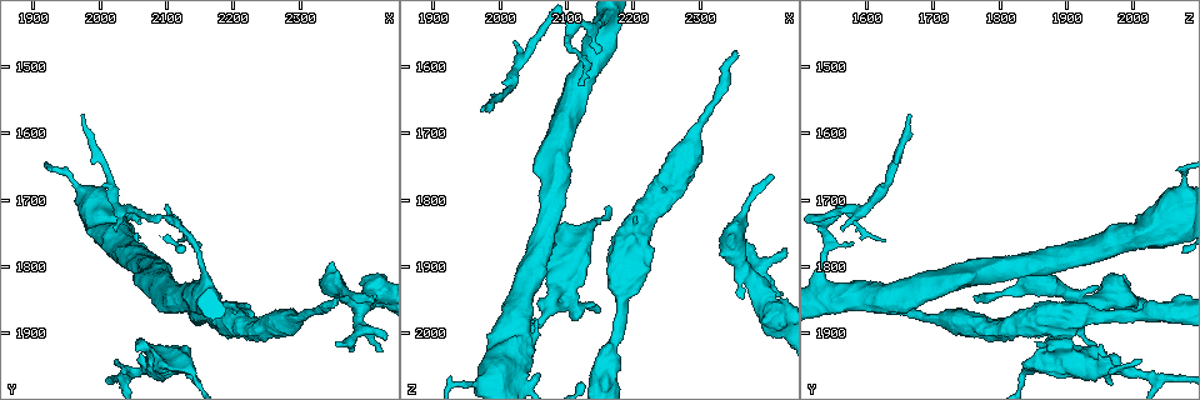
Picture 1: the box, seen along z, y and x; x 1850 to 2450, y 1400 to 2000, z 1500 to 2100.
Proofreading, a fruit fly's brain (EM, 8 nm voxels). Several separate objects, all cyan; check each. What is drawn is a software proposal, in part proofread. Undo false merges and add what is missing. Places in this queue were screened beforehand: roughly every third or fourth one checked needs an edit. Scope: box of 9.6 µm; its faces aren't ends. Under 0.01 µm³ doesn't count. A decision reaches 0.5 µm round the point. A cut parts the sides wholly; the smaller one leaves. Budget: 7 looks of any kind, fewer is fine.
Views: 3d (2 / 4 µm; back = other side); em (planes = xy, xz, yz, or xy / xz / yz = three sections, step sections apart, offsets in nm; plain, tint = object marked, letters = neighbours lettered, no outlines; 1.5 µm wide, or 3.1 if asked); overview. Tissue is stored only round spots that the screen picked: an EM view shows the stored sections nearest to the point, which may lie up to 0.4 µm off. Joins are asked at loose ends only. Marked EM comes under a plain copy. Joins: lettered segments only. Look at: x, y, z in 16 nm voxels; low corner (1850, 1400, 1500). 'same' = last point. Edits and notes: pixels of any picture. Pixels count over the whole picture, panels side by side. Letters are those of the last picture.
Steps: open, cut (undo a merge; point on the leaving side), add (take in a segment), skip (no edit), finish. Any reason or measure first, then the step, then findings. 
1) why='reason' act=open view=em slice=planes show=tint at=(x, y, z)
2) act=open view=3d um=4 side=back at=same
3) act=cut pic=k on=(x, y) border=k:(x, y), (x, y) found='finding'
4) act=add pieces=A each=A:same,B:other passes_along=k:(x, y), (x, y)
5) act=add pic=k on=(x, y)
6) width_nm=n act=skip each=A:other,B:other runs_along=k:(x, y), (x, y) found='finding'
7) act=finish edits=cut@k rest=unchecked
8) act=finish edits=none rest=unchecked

why='an open end' act=open view=em slice=xz step=4 show=letters at=(2115, 1760, 1625)

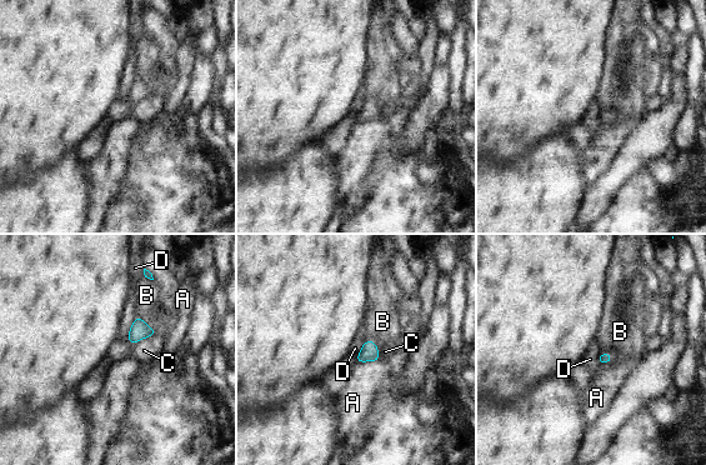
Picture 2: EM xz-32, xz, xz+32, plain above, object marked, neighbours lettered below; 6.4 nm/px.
act=skip each=A:other,B:other,C:other,D:other border=2:(126, 334), (133, 344), (153, 335) found='no lettered segment goes on from it'

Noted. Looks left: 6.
why='branch stops here' act=open view=3d um=4 at=(2055, 1920, 1870)

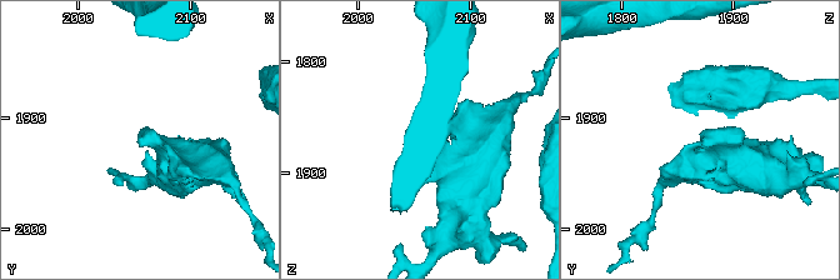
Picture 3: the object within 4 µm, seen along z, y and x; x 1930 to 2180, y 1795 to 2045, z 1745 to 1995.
act=open view=em slice=xz step=8 show=letters at=(2054, 1926, 1870)

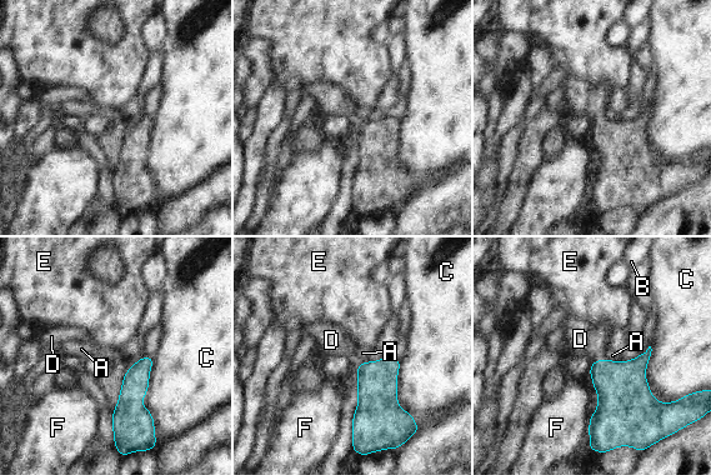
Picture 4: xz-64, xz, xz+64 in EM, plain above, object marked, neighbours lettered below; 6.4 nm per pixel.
act=open view=em slice=planes show=letters at=same

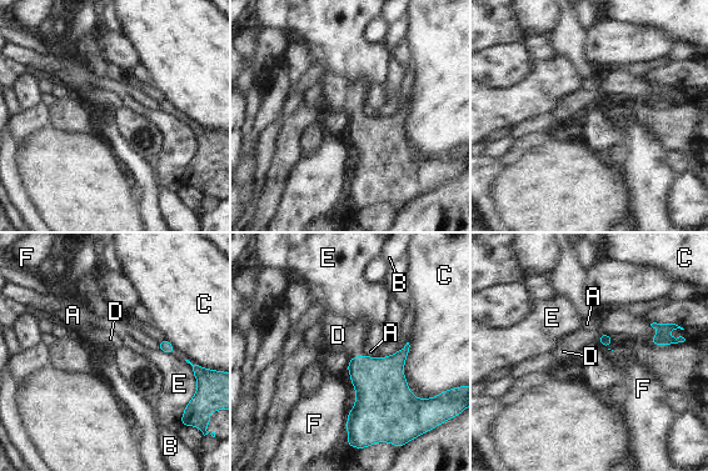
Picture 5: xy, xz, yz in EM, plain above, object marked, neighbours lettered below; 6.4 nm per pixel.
act=add pieces=D each=A:other,B:other,C:other,D:same,E:other,F:other passes_along=5:(380, 386), (357, 356), (338, 335) found='the cell continues'

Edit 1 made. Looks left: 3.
why='branch stops here' act=open view=em slice=xz step=8 show=letters at=(2355, 1850, 1580)

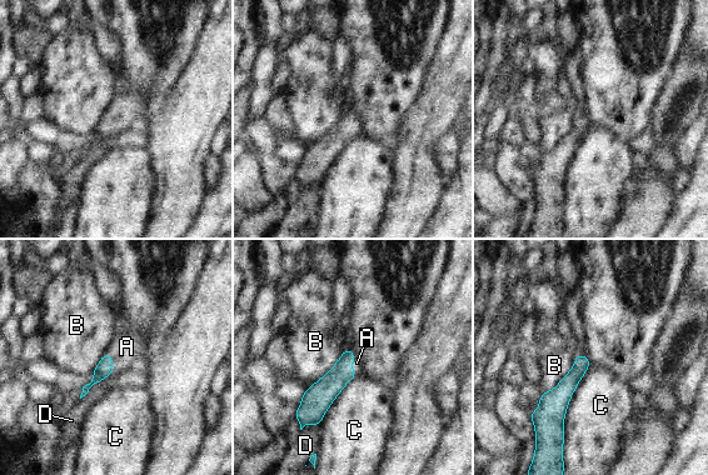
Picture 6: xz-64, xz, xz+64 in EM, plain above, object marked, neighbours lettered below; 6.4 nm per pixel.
why='another direction' act=open view=em slice=planes show=letters at=same

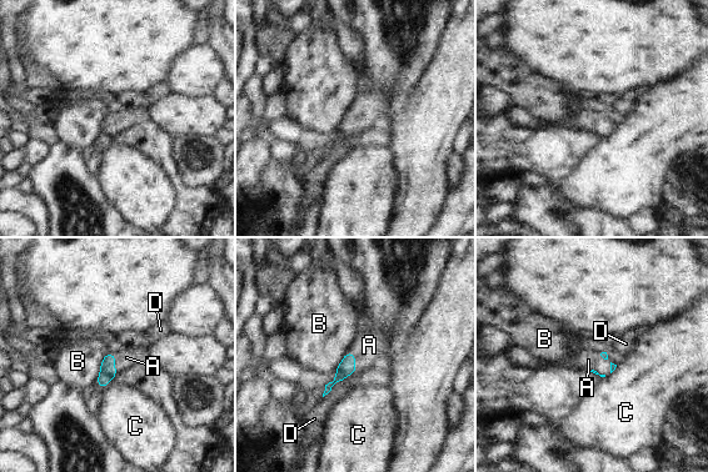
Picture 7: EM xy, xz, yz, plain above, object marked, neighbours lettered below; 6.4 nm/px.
act=add pieces=A each=A:same,B:other,C:other,D:other passes_along=7:(347, 366), (354, 360), (369, 345) found='it goes on there'

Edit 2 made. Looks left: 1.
act=finish edits=add@5,add@7 rest=unchecked

